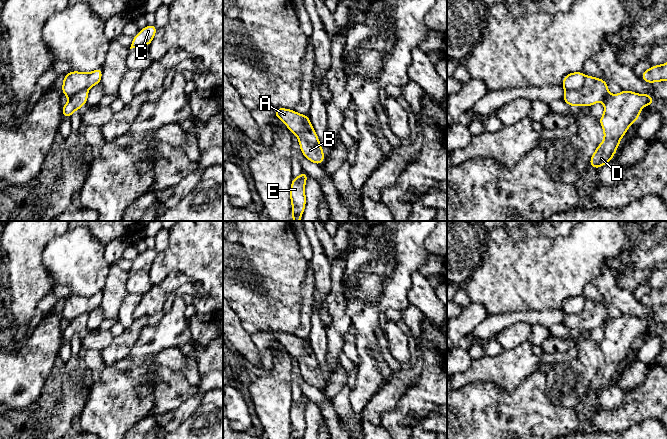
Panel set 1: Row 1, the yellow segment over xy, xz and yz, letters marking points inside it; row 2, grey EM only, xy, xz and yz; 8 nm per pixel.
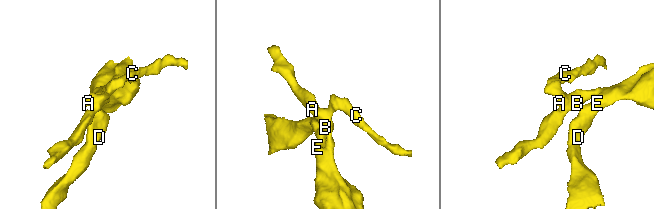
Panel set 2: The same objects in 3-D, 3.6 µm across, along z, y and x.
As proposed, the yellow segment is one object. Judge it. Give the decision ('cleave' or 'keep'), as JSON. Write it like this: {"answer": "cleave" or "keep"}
{"answer": "cleave"}

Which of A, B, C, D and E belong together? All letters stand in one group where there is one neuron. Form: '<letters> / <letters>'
A C / B D E

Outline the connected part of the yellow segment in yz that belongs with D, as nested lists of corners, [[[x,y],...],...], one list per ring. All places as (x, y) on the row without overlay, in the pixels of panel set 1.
[[[585,300],[581,313],[566,315],[563,324],[570,331],[588,330],[603,325],[604,338],[599,346],[604,355],[604,364],[593,377],[589,389],[595,394],[609,387],[614,381],[621,362],[626,358],[630,349],[637,345],[644,330],[654,329],[650,318],[637,318],[630,314],[612,319],[608,316],[605,304]]]

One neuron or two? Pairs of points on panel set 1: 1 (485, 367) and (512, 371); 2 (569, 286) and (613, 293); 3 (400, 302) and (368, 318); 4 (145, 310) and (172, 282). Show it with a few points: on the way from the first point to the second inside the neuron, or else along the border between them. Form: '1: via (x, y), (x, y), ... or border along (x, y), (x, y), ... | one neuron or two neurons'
1: via (492, 369), (505, 369) | one neuron
2: border along (606, 268), (591, 282) | two neurons
3: via (392, 302), (384, 302), (376, 310) | one neuron
4: via (151, 303), (165, 289) | one neuron

